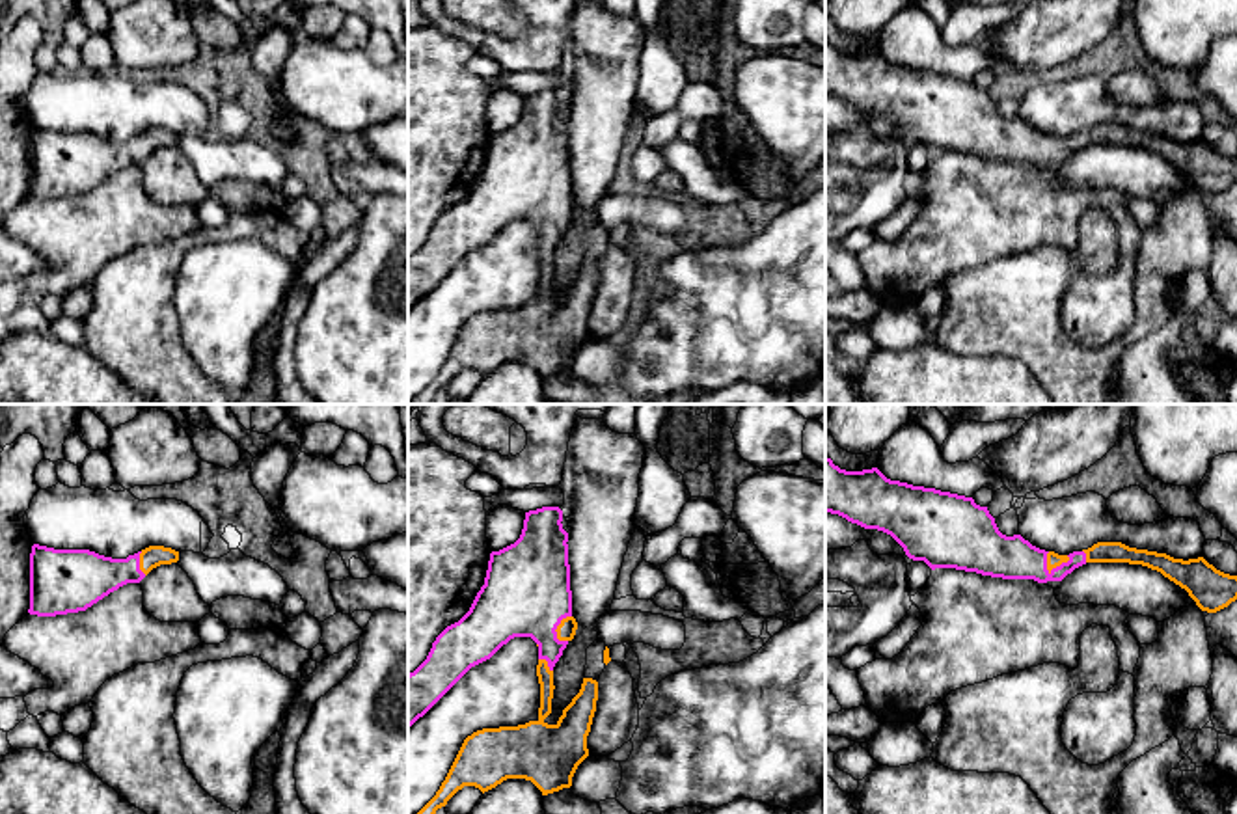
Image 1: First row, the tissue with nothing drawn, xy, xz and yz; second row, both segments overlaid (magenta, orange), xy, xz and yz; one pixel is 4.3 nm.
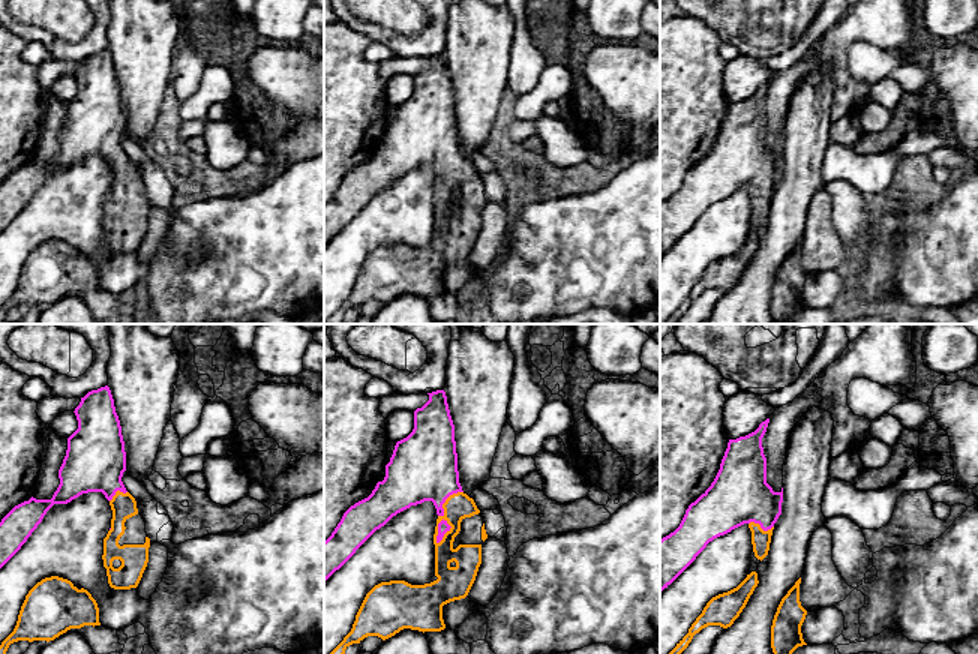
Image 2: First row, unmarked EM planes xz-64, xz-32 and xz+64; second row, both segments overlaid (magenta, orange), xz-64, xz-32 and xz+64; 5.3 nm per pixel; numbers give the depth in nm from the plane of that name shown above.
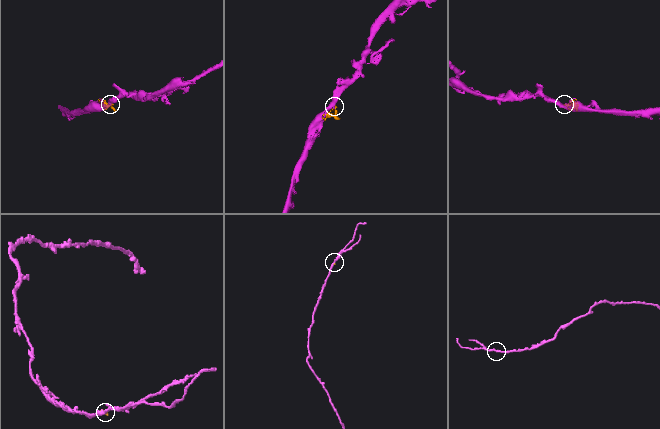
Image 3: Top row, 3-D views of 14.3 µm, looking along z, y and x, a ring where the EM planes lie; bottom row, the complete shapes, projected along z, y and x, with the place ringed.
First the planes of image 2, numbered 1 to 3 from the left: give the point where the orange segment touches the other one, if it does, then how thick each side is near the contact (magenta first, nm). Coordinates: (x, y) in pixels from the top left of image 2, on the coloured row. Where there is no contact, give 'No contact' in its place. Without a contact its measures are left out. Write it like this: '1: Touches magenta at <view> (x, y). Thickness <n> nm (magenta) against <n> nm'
1: Touches magenta at xz-64 (116, 491). Thickness 320 nm (magenta) against 140 nm
2: Touches magenta at xz-32 (443, 513). Thickness 60 nm (magenta) against 140 nm
3: Touches magenta at xz+64 (761, 527). Thickness 320 nm (magenta) against 100 nm

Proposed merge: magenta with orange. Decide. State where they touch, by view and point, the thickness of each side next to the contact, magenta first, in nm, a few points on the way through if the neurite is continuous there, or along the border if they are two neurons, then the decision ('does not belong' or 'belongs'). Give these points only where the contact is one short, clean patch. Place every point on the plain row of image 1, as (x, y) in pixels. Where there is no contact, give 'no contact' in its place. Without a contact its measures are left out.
yz (1060, 148) | 190/60 nm | belongs

